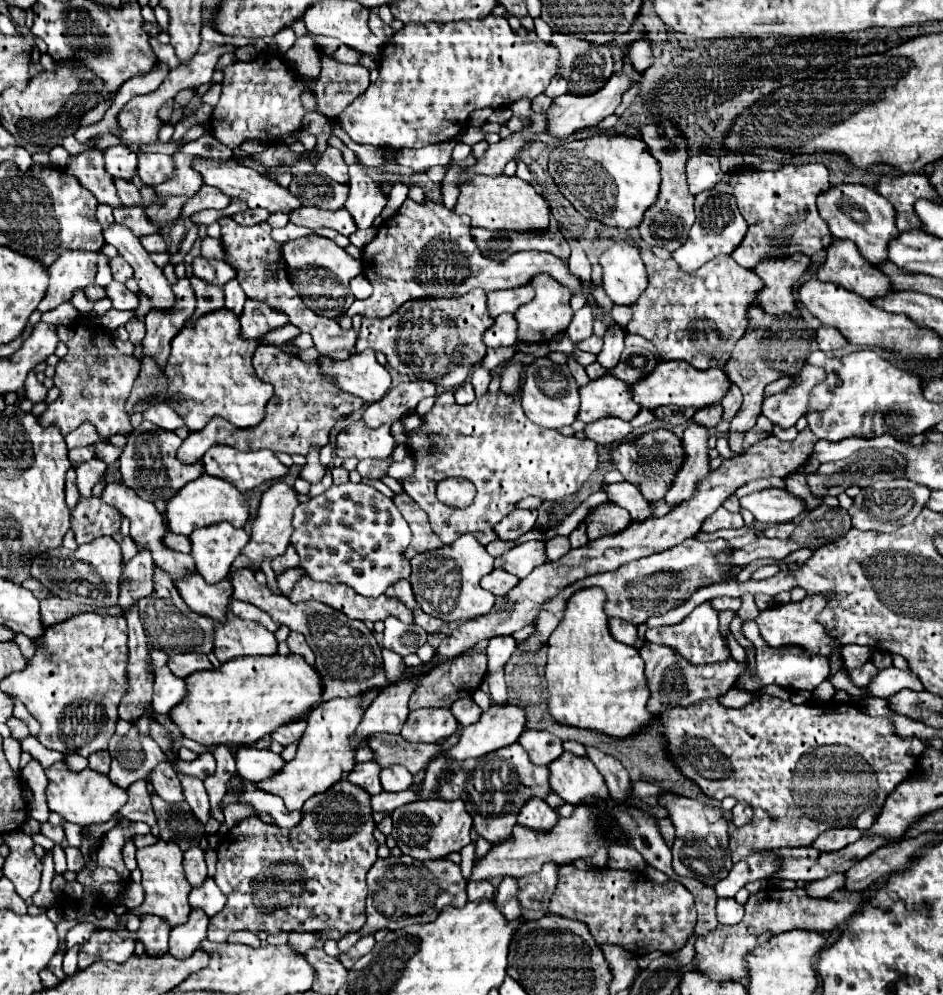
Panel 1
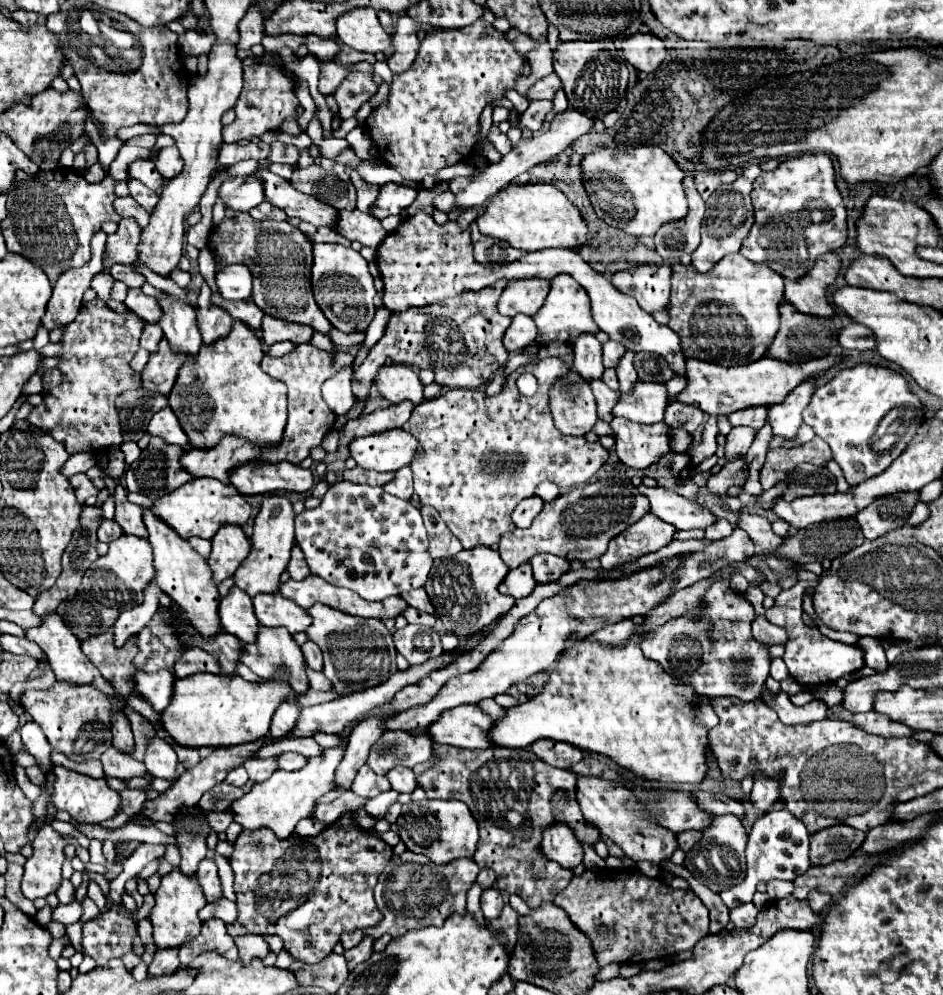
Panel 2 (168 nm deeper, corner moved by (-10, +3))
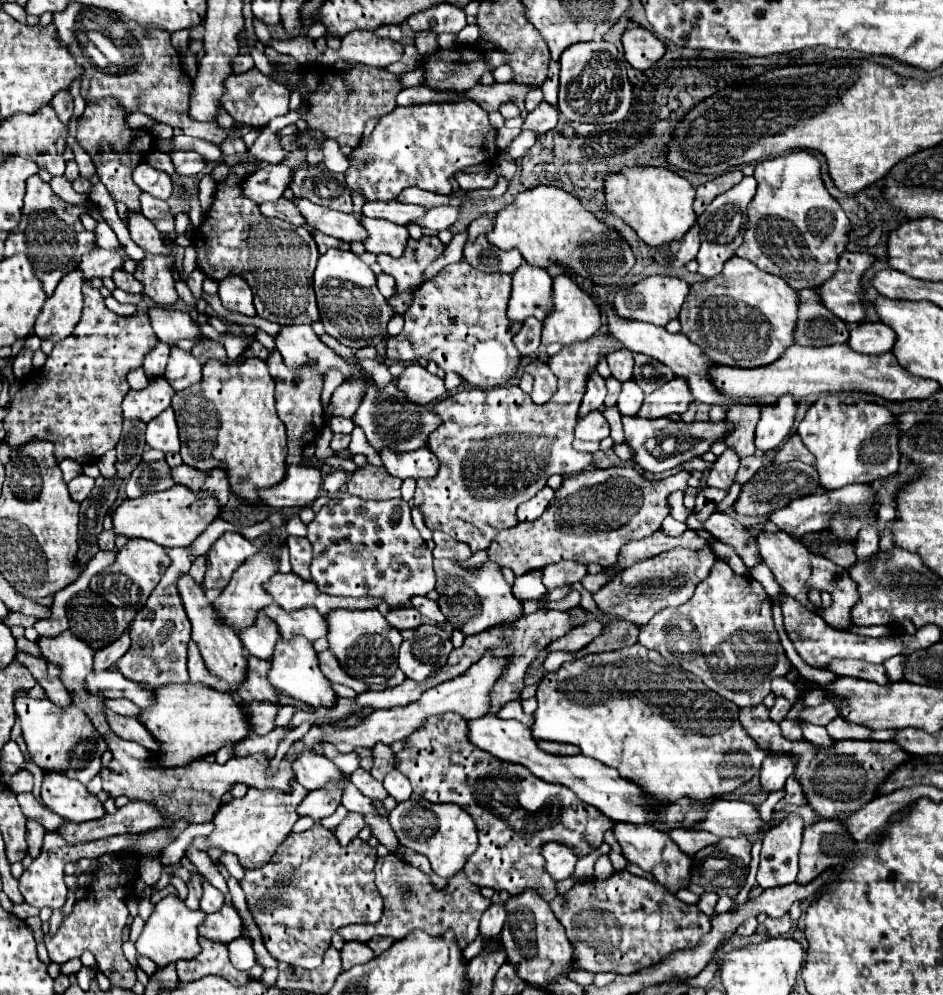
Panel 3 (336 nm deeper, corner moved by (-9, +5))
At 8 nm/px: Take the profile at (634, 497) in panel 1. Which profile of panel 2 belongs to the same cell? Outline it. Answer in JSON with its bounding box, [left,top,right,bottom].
[640,485,716,529]

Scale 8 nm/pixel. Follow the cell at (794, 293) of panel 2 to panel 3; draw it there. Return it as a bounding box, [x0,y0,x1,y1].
[817,251,877,323]

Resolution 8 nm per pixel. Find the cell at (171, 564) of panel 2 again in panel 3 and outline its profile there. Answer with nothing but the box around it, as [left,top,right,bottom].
[179,575,247,693]

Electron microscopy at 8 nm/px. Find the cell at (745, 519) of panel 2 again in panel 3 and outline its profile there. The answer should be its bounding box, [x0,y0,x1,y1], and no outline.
[759,531,859,629]

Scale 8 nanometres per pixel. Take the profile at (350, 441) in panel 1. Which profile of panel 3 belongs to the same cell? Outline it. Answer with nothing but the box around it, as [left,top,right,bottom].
[381,447,439,479]

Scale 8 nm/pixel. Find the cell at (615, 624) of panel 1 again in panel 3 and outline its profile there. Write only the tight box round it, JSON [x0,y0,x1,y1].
[545,621,603,653]

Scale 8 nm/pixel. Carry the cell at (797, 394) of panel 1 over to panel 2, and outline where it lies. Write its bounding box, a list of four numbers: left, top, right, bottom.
[768,377,816,439]

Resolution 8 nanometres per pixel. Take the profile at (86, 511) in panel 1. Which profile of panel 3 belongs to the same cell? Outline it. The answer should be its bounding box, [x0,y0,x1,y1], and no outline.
[97,531,115,551]

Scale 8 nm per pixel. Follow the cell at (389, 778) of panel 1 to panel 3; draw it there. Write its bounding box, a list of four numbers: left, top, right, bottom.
[383,769,413,803]

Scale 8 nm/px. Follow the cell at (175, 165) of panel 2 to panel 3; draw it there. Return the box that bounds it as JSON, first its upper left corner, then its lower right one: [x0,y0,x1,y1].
[171,151,207,177]

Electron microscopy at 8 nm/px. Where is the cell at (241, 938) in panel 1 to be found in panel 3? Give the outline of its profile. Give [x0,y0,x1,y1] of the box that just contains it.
[227,937,255,971]

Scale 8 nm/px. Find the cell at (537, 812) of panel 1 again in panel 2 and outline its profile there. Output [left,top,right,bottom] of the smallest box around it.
[542,823,584,869]

